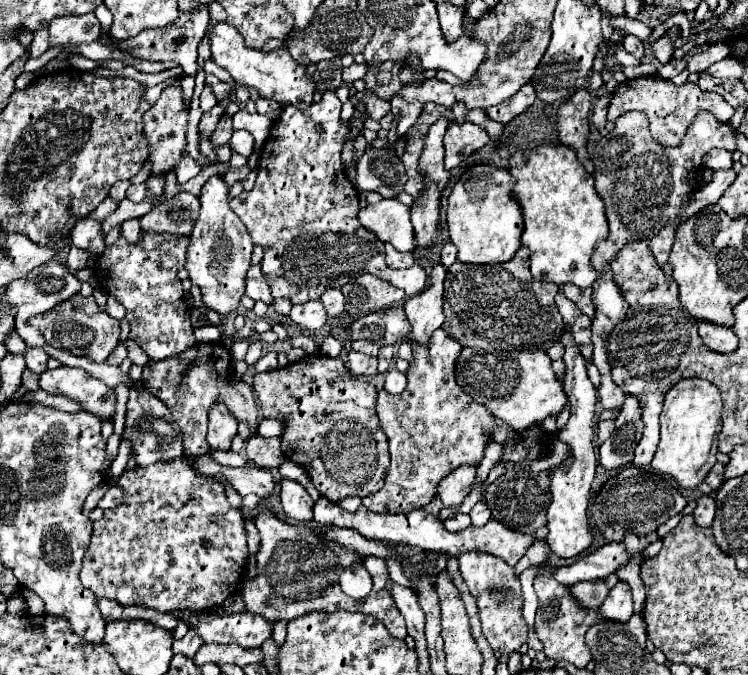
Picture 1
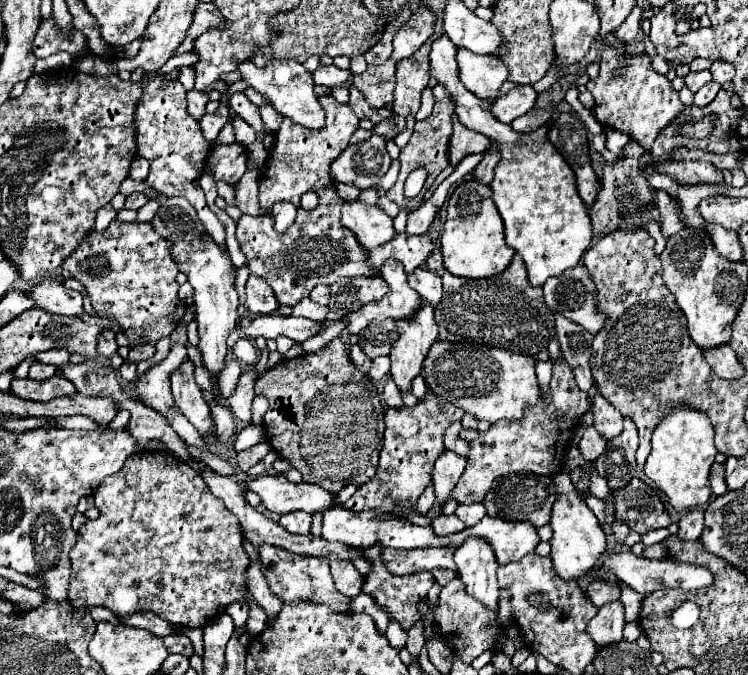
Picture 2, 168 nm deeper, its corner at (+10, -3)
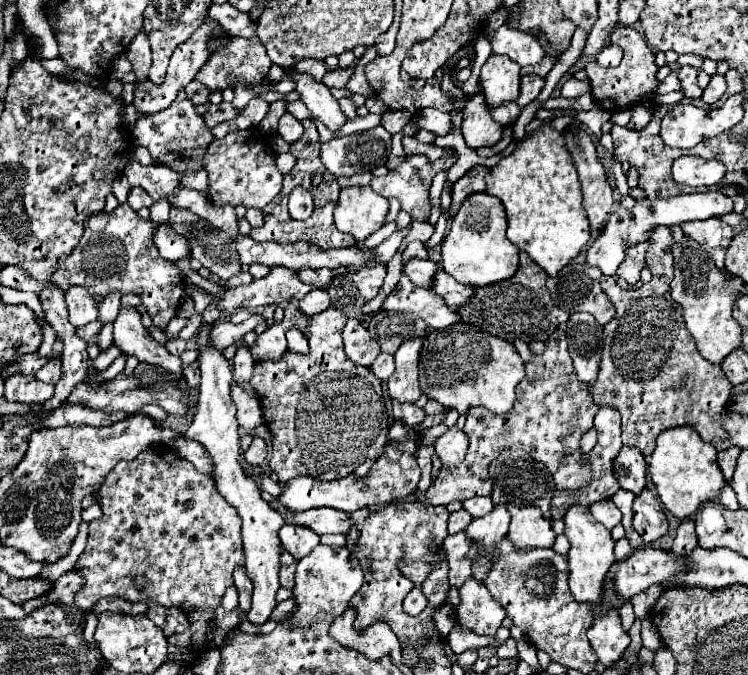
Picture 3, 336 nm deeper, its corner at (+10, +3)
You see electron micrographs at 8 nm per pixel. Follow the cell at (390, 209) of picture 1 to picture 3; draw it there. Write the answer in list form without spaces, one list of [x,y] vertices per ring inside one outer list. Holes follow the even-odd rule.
[[[346,187],[340,191],[334,209],[336,227],[350,233],[356,241],[364,241],[384,225],[388,213],[388,199],[366,187]]]

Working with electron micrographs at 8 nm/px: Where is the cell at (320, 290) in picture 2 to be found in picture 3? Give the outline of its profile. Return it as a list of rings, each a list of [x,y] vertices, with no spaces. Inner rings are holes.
[[[300,269],[300,271],[298,271],[298,277],[300,277],[304,283],[316,285],[316,287],[320,287],[320,289],[326,289],[326,287],[328,287],[330,275],[332,275],[330,269]]]

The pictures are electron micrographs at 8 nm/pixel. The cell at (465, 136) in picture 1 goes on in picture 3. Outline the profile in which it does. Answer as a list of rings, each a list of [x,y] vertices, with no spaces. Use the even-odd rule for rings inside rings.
[[[478,93],[472,97],[464,109],[462,119],[462,135],[466,143],[474,149],[478,147],[494,147],[502,139],[504,127],[492,117],[490,105]]]

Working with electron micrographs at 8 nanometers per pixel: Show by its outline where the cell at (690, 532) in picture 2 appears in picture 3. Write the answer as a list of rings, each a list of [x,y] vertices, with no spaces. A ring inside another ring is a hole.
[[[686,519],[686,521],[680,523],[680,527],[676,531],[672,553],[686,555],[686,553],[692,553],[696,549],[696,545],[698,545],[698,537],[694,533],[694,521],[692,519]]]

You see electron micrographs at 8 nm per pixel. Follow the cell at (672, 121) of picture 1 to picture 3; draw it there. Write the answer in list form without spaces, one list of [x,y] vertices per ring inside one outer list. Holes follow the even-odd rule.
[[[624,25],[616,27],[616,31],[610,37],[610,43],[620,45],[624,49],[622,63],[616,69],[604,69],[598,63],[590,61],[586,65],[586,73],[590,77],[592,95],[598,101],[598,105],[602,105],[608,111],[622,111],[632,107],[634,103],[642,103],[648,97],[648,93],[652,93],[658,87],[658,81],[656,81],[658,65],[654,61],[652,49],[644,41],[644,35],[634,27],[624,27]]]

